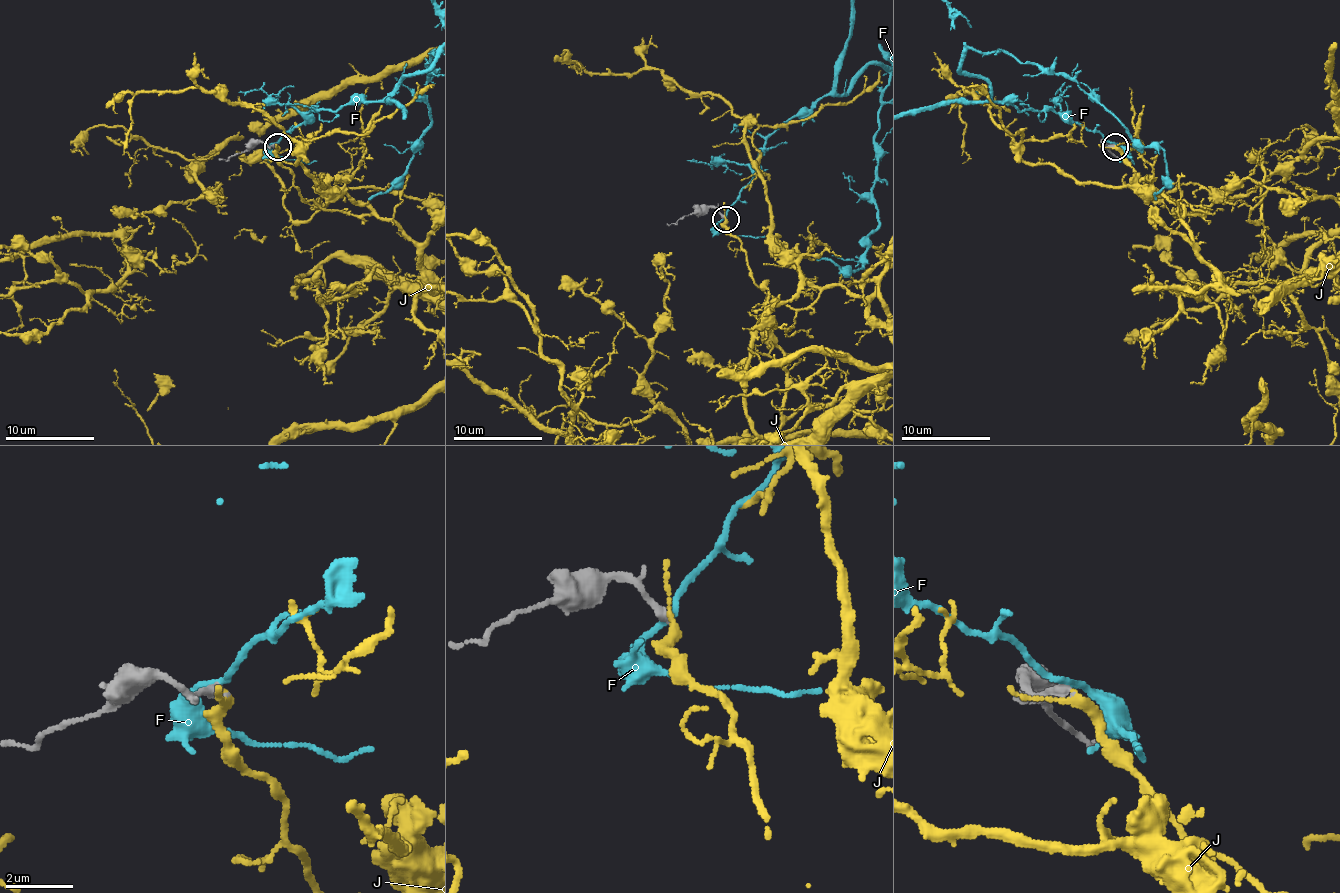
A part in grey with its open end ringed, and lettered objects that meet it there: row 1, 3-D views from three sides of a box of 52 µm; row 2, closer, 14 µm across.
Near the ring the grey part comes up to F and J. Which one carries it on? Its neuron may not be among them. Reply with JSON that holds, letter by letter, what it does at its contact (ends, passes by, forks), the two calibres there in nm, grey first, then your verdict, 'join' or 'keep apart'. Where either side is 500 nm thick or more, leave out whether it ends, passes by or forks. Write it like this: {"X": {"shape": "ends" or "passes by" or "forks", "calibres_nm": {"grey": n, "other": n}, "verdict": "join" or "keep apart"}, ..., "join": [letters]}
{"F": {"shape": "passes by", "calibres_nm": {"grey": 280, "other": 170}, "verdict": "keep apart"}, "J": {"shape": "passes by", "calibres_nm": {"grey": 280, "other": 240}, "verdict": "join"}, "join": ["J"]}

